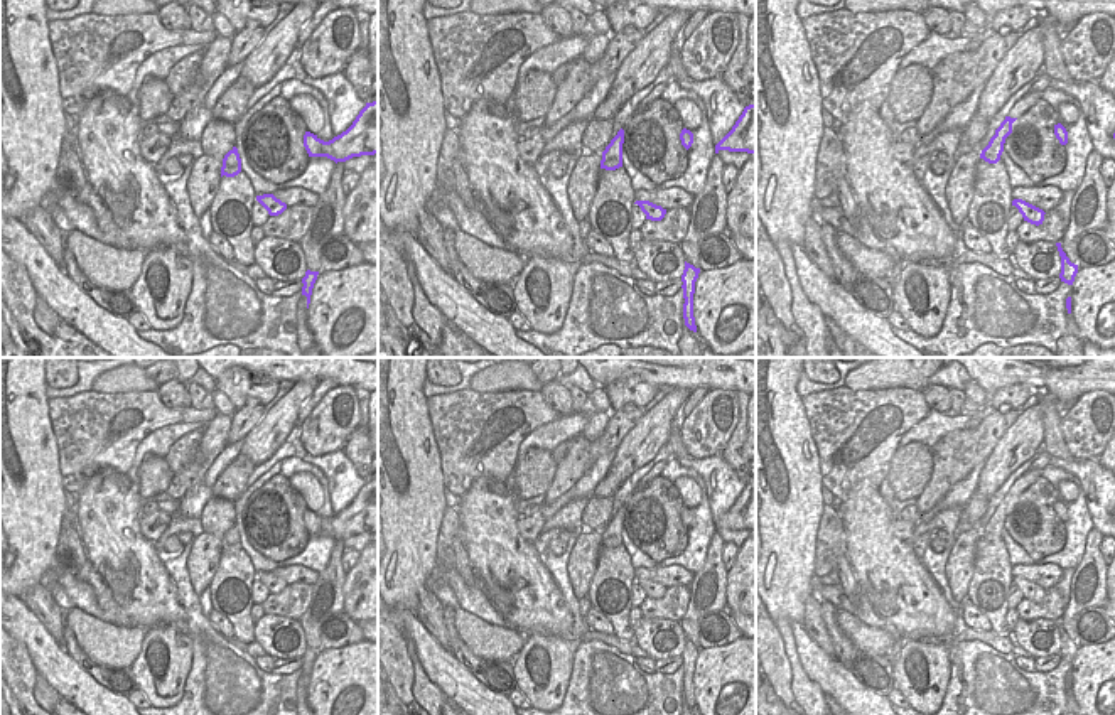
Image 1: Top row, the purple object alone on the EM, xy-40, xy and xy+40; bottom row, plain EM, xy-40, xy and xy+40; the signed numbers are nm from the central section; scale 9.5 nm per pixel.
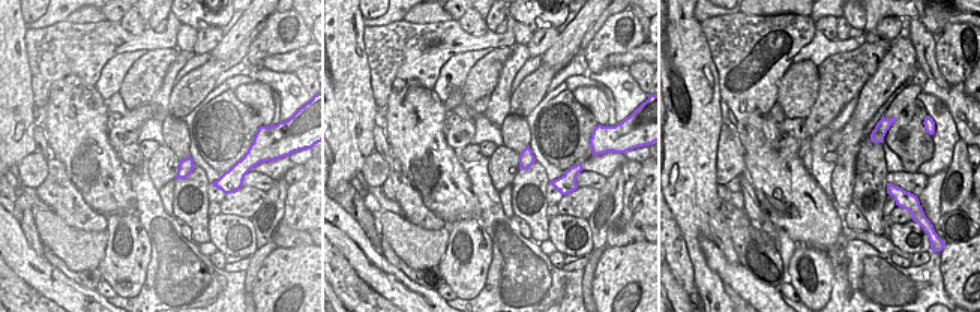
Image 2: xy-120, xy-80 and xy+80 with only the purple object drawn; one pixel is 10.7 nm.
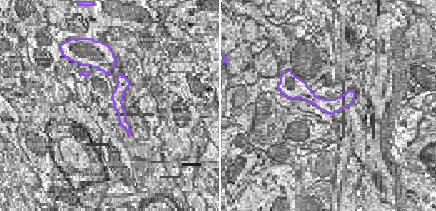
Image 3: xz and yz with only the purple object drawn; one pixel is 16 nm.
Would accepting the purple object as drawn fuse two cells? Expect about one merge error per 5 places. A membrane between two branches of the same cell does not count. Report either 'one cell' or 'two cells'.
one cell

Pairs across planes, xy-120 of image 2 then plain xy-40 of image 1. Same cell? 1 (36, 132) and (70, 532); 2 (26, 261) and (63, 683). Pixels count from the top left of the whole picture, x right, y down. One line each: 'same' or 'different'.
1: same
2: same

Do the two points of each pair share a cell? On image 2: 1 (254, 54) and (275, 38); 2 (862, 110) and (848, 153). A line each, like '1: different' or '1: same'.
1: same
2: different

